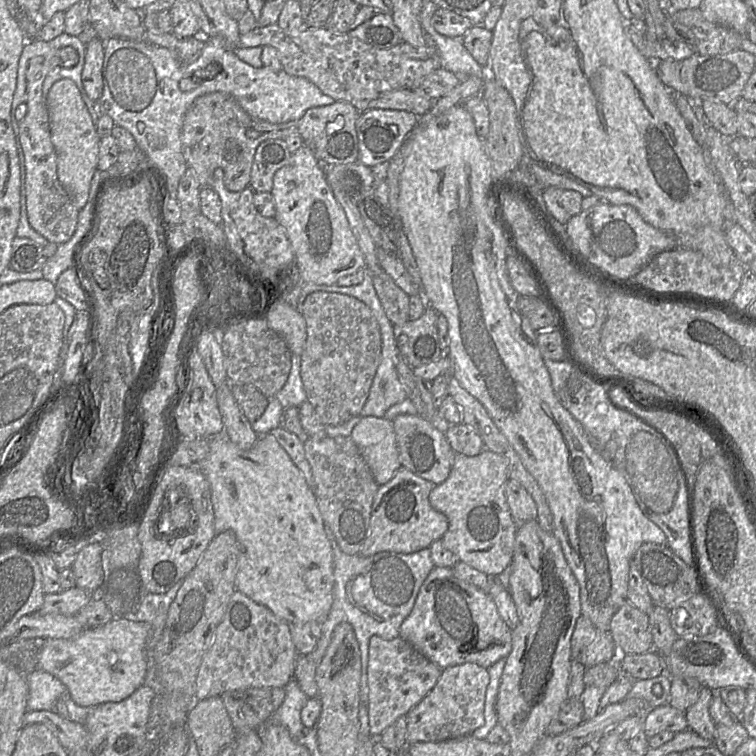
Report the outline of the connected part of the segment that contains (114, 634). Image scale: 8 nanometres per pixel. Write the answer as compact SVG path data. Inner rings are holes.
M115 617L103 626L84 629L73 638L38 641L37 668L57 677L81 707L120 702L144 685L145 651L150 633L151 625L147 622Z

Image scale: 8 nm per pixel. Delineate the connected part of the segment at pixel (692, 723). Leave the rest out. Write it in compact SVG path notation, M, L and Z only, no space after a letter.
M702 687L696 703L686 711L687 729L709 741L715 740L716 731L716 725L709 713L713 697L713 690Z

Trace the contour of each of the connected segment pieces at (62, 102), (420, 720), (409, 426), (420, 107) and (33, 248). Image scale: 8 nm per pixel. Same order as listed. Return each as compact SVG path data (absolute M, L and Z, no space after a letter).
M62 78L56 81L46 95L46 103L49 113L51 139L57 154L58 179L75 207L80 210L87 203L91 180L97 170L100 137L81 93L73 80Z
M473 663L442 670L431 692L406 715L407 745L420 742L443 742L471 735L484 724L488 685L488 670Z
M403 414L393 420L401 467L434 485L444 482L451 471L455 452L445 434L420 415Z
M397 89L381 94L369 103L368 109L404 110L420 117L427 113L433 103L429 97L423 97L415 89Z
M15 237L12 241L9 268L26 273L41 269L47 261L43 248L29 238Z

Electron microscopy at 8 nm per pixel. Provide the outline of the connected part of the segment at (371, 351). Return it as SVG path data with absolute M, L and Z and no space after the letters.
M314 292L302 308L306 343L300 355L300 375L307 401L324 426L339 426L359 416L381 361L380 328L371 309L345 294Z

